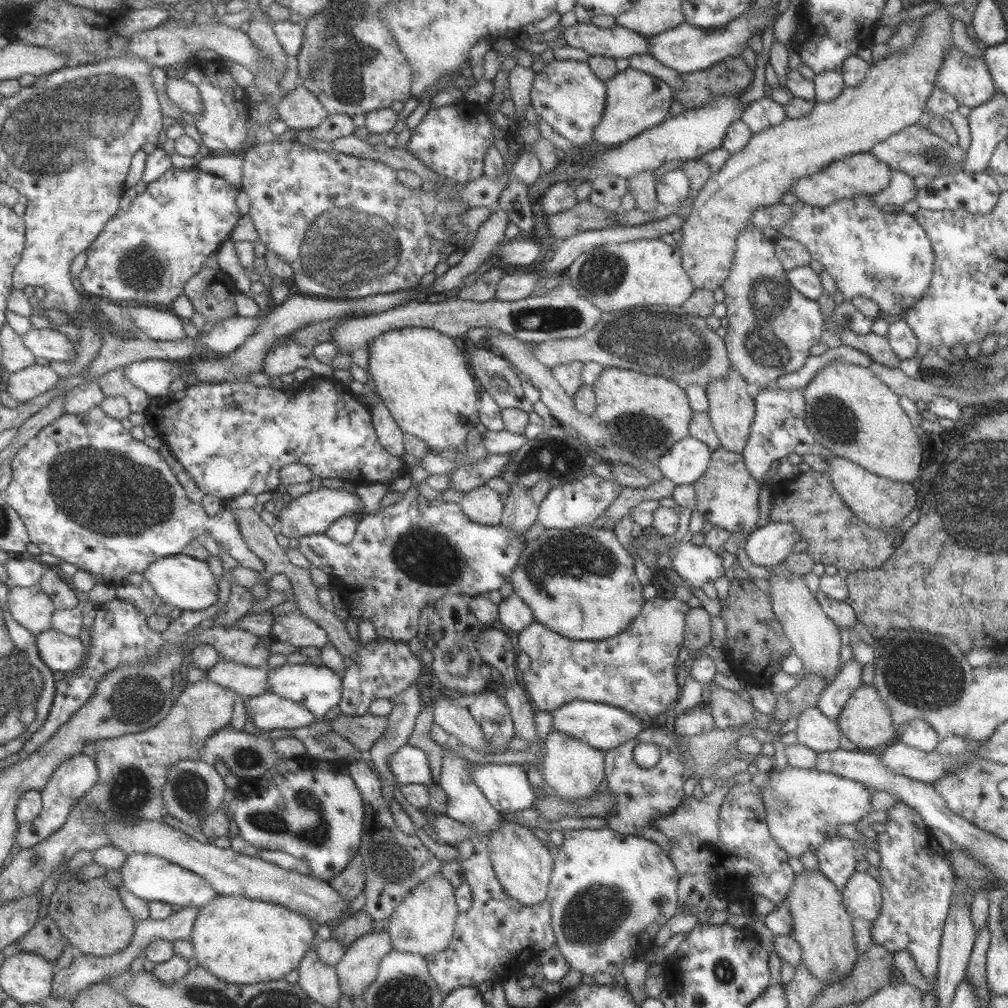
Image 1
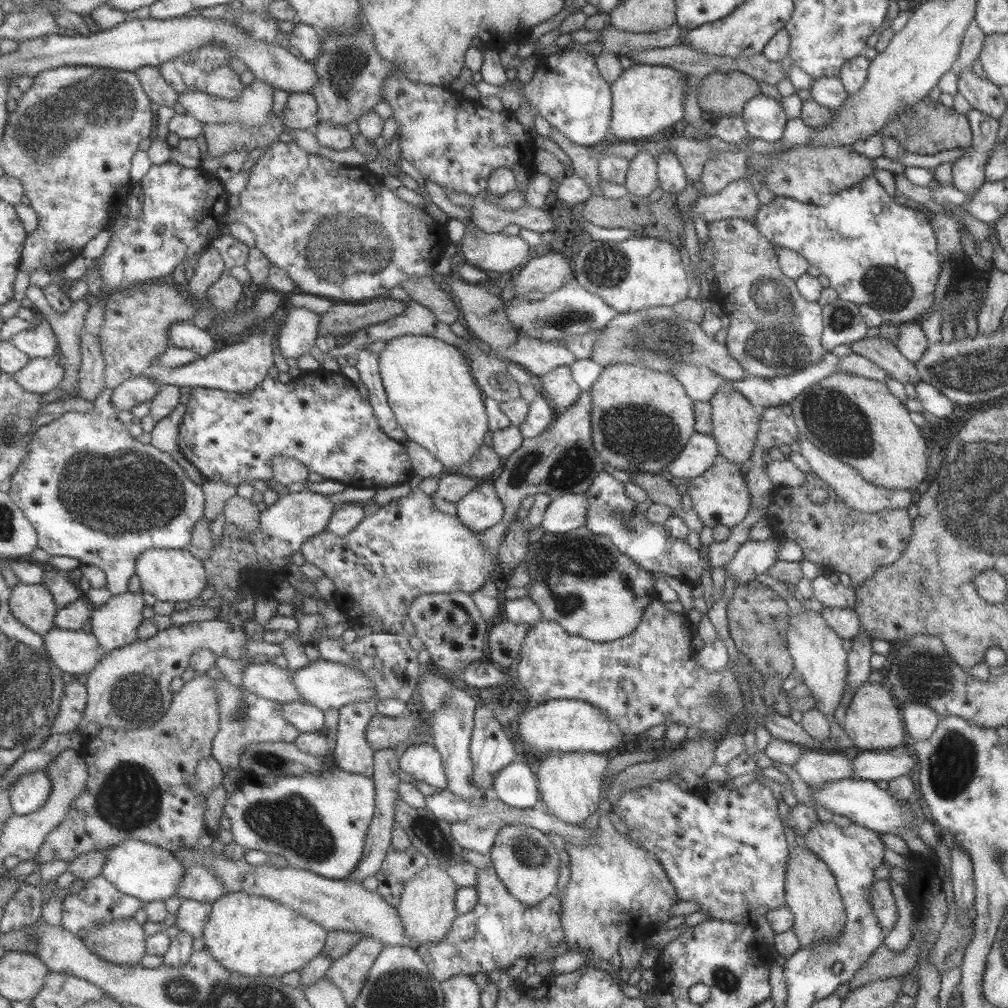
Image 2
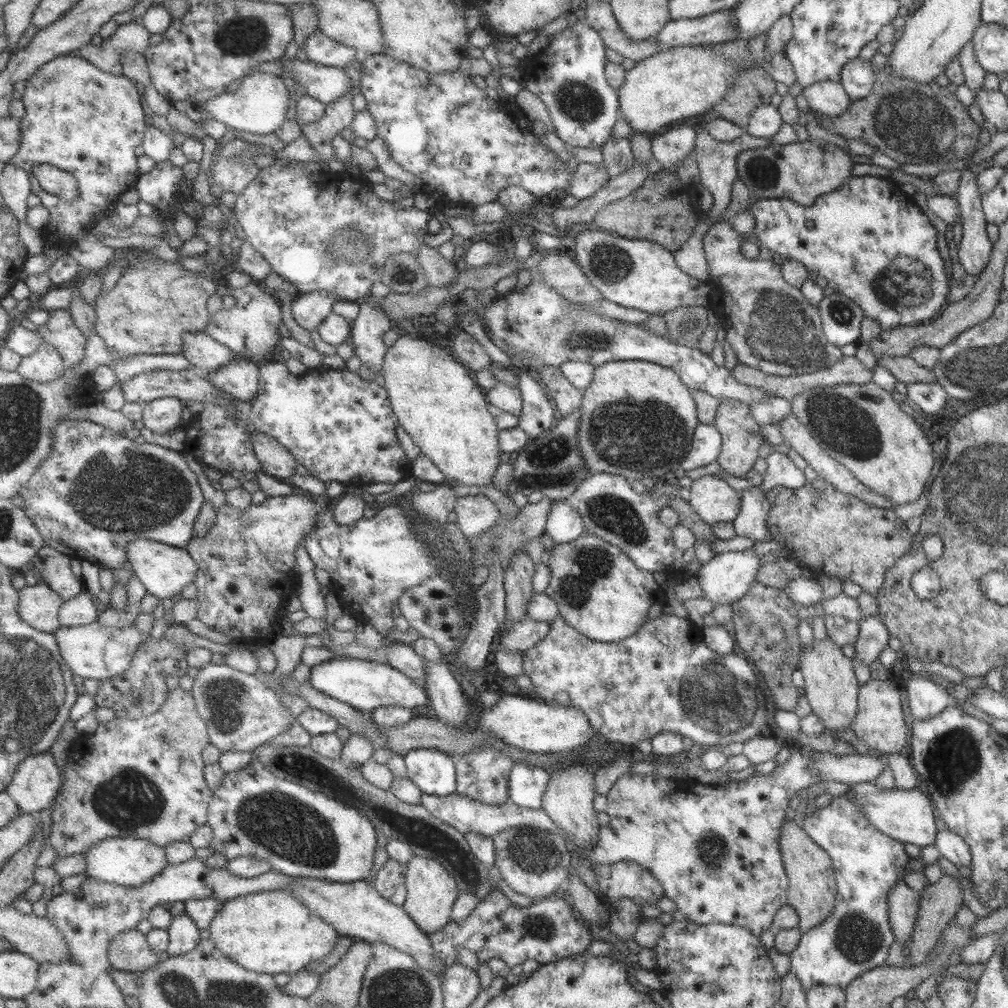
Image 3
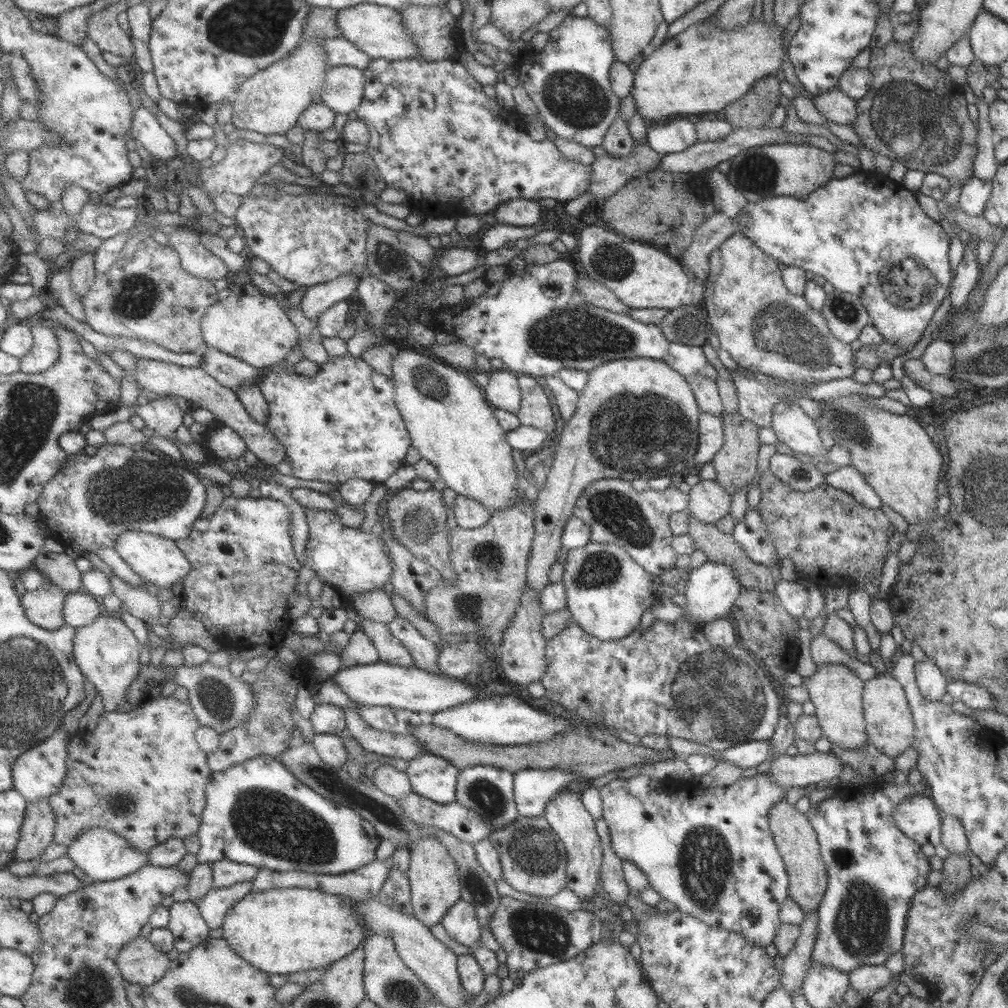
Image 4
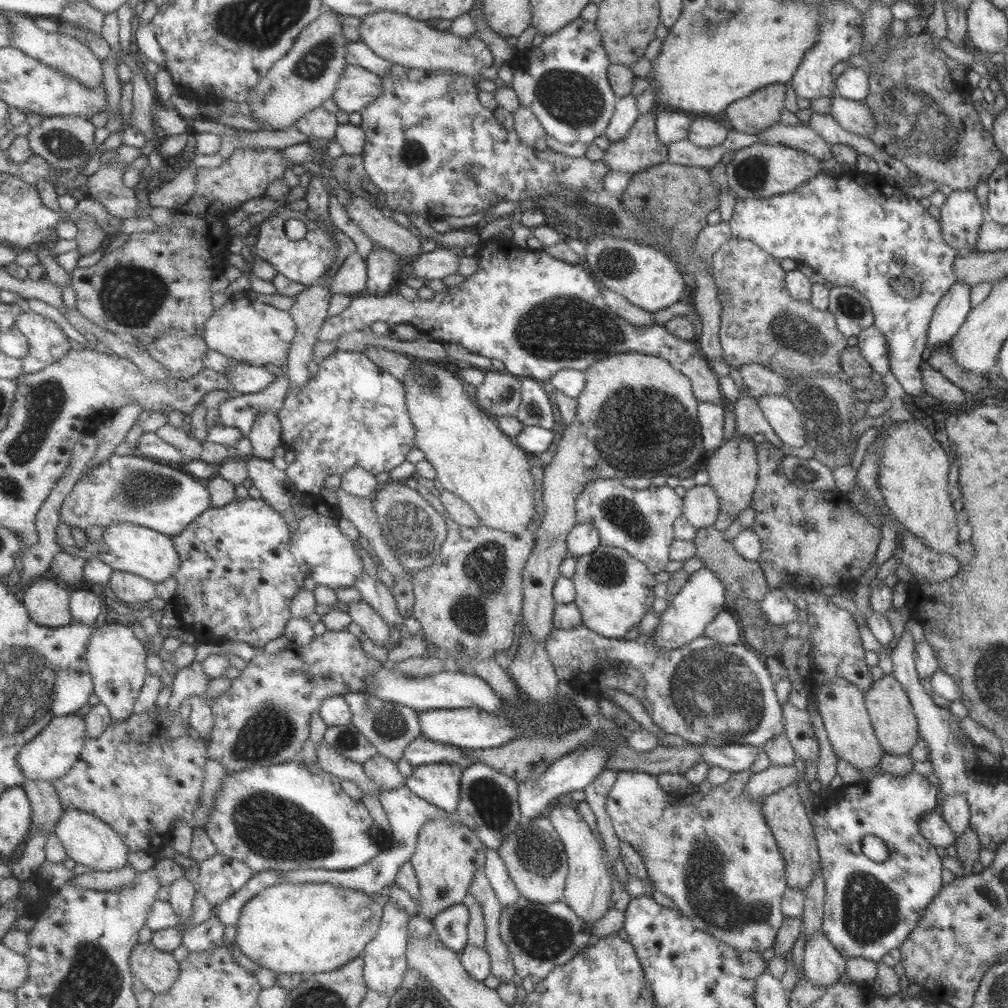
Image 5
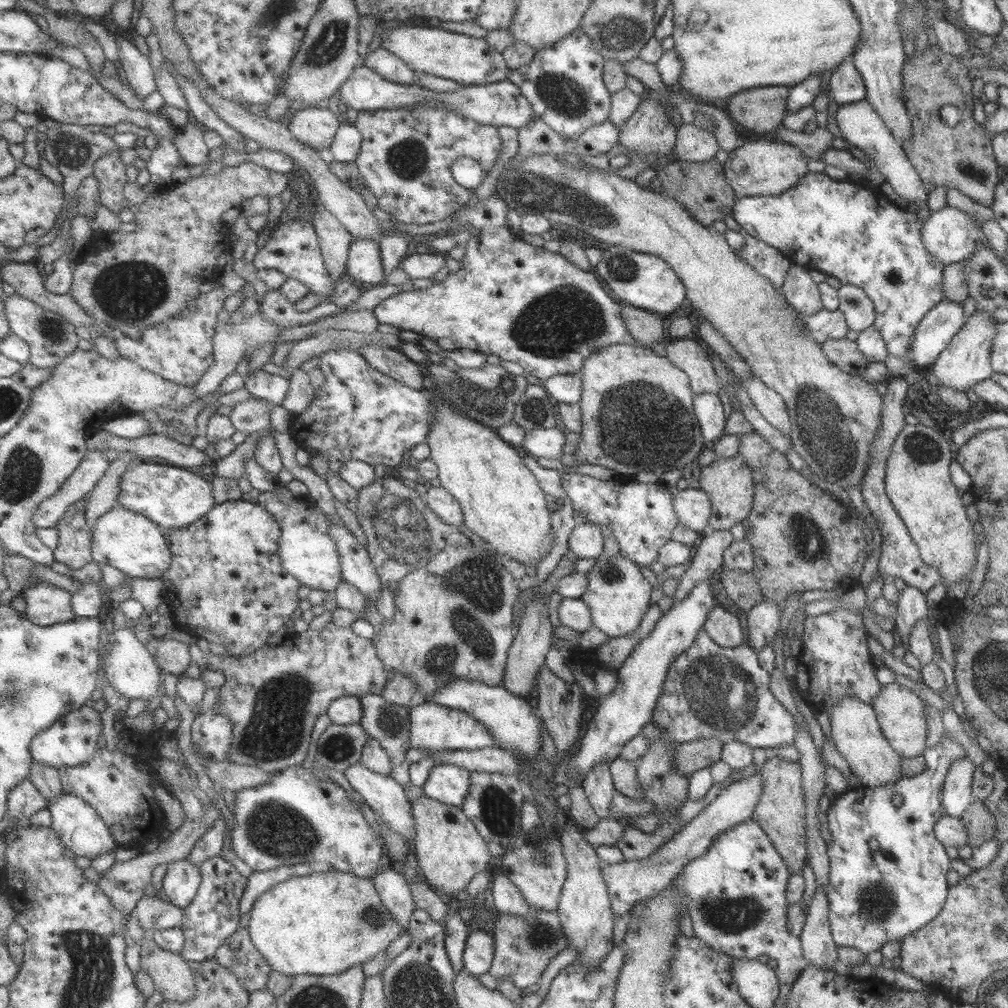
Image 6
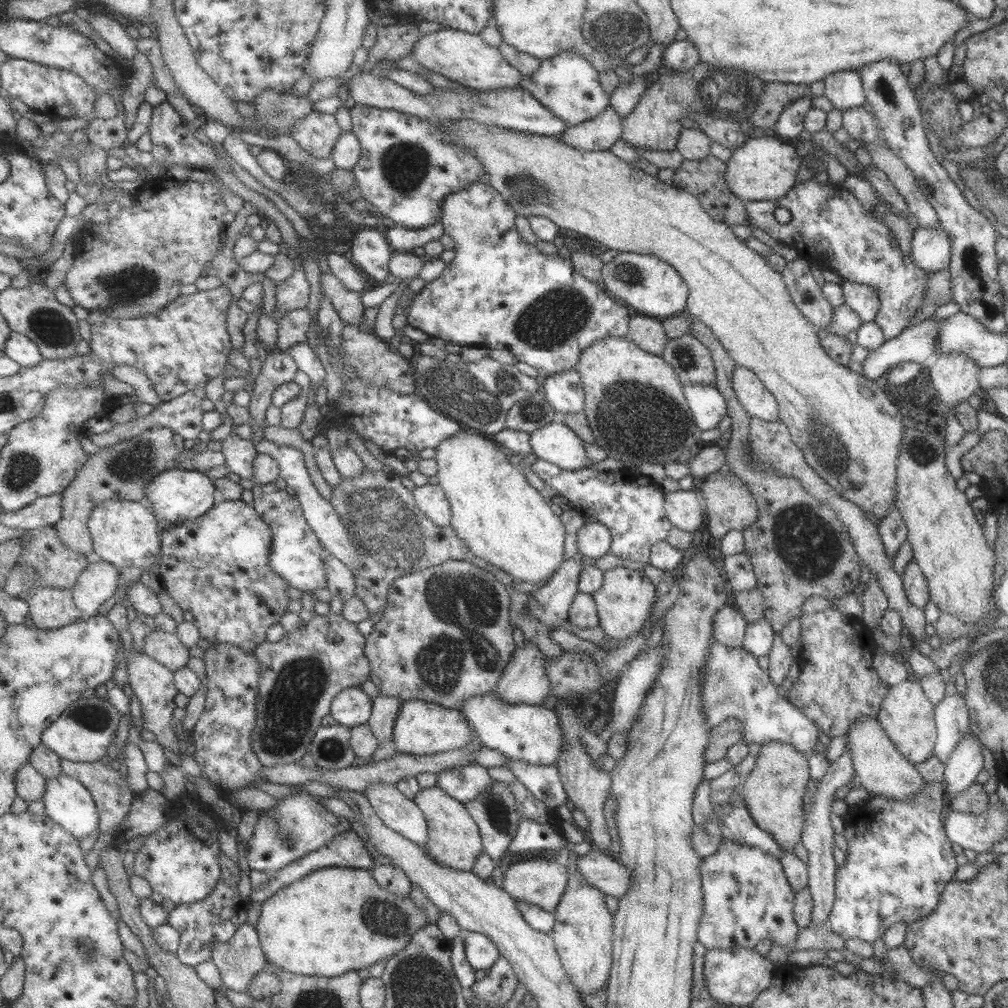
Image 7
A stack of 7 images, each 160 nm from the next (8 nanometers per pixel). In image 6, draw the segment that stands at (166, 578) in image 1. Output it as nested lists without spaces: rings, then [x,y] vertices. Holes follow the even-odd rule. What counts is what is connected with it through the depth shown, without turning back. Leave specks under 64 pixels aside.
[[[118,503],[98,518],[93,537],[94,561],[113,566],[133,579],[163,578],[174,563],[170,542],[163,536],[159,525],[141,512],[133,512]]]

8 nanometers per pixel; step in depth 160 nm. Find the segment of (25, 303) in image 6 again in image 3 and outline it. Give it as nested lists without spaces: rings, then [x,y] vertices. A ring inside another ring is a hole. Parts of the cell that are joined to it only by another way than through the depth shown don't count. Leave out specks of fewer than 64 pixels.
[[[44,342],[35,354],[22,357],[18,371],[30,382],[53,382],[65,376],[66,362],[58,348]]]

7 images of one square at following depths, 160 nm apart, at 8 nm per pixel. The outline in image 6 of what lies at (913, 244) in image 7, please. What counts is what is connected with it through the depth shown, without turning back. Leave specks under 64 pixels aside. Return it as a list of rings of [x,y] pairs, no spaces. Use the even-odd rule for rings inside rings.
[[[946,204],[939,210],[930,211],[930,215],[921,227],[921,240],[928,253],[944,266],[961,262],[964,258],[971,256],[980,246],[993,251],[978,223],[971,214]]]

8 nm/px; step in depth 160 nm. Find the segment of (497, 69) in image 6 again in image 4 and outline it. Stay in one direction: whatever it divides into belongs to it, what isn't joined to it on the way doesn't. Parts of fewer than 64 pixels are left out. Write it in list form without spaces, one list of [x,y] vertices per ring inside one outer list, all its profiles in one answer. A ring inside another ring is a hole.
[[[373,3],[350,6],[338,11],[337,24],[343,37],[369,54],[371,59],[389,61],[423,59],[423,54],[419,53],[419,45],[415,45],[415,41],[411,39],[411,34],[403,22],[402,13],[397,9]]]

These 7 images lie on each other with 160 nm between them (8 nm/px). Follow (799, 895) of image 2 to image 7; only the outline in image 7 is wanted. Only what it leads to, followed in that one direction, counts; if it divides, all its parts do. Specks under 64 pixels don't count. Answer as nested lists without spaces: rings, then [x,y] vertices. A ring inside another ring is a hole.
[[[768,742],[761,745],[757,753],[756,763],[747,778],[741,782],[742,800],[751,815],[753,822],[768,832],[777,846],[785,852],[793,852],[793,847],[801,840],[801,833],[804,827],[803,793],[805,792],[806,782],[810,779],[808,773],[808,757],[790,744],[782,742]]]

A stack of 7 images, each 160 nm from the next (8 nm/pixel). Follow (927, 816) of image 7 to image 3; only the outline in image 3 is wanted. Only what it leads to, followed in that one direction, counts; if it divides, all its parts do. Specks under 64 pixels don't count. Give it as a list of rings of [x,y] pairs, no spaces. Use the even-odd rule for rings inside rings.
[[[843,795],[833,797],[828,806],[815,809],[811,816],[807,814],[801,828],[829,855],[836,882],[836,897],[832,913],[821,924],[802,933],[793,952],[788,954],[790,972],[798,977],[803,992],[813,984],[837,985],[844,989],[862,972],[884,964],[889,945],[894,940],[887,918],[886,896],[897,881],[903,881],[902,877],[905,874],[901,867],[907,864],[910,857],[905,853],[902,842],[873,829],[862,810],[849,803]]]

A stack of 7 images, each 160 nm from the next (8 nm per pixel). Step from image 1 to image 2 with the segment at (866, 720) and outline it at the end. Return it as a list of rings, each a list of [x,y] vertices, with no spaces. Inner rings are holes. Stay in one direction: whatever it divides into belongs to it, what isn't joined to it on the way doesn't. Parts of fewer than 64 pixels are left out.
[[[865,681],[856,688],[844,712],[844,722],[841,727],[852,739],[852,744],[861,751],[876,751],[892,749],[903,742],[904,724],[899,720],[897,702],[890,694],[889,687],[884,682],[871,683]]]

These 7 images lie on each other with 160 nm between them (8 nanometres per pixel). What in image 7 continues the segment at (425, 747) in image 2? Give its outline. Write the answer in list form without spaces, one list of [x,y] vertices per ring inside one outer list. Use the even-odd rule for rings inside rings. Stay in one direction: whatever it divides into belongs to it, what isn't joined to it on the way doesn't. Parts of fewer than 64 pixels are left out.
[[[475,763],[456,766],[438,774],[436,786],[463,804],[473,800],[489,784],[487,769]]]

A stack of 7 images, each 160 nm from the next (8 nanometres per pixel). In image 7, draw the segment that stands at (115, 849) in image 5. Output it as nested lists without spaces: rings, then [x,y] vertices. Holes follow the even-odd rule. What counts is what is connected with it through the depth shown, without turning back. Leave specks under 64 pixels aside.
[[[60,774],[58,778],[48,779],[47,792],[44,796],[46,814],[55,822],[62,825],[73,836],[79,840],[89,838],[97,828],[100,828],[100,813],[94,796],[82,782],[76,778]]]

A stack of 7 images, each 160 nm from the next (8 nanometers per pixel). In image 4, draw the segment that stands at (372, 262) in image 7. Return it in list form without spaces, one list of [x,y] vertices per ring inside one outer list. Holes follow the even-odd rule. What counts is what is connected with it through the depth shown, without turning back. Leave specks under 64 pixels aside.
[[[348,274],[332,282],[306,287],[299,304],[304,316],[310,321],[319,320],[321,314],[327,312],[335,303],[351,298],[351,294],[358,290],[359,282],[361,278]]]

